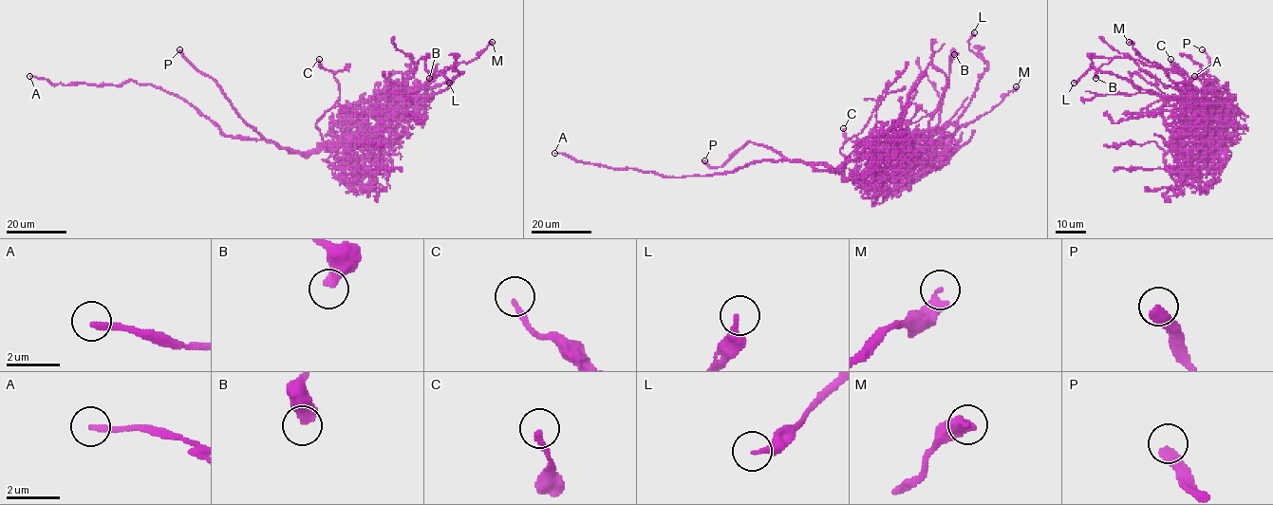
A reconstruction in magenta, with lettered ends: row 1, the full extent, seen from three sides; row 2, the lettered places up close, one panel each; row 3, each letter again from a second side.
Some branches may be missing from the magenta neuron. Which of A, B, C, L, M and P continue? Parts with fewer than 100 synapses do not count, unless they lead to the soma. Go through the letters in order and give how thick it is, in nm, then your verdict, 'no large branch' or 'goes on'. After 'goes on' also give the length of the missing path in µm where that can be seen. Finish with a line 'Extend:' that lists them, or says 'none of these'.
A: 220 nm | goes on | 200 µm
B: 460 nm | no large branch
C: 180 nm | no large branch
L: 240 nm | no large branch
M: 400 nm | no large branch
P: 320 nm | goes on | 110 µm
Extend: A, P

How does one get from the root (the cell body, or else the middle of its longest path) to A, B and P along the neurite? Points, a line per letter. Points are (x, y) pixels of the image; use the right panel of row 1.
A: (1206, 151), (1202, 138), (1213, 118), (1219, 84), (1215, 80), (1214, 85), (1205, 84), (1194, 76)
B: (1206, 151), (1210, 152), (1189, 132), (1201, 114), (1178, 72), (1113, 57), (1095, 78)
P: (1206, 151), (1204, 140), (1189, 122), (1185, 100), (1188, 84), (1208, 69), (1208, 58), (1202, 49)

